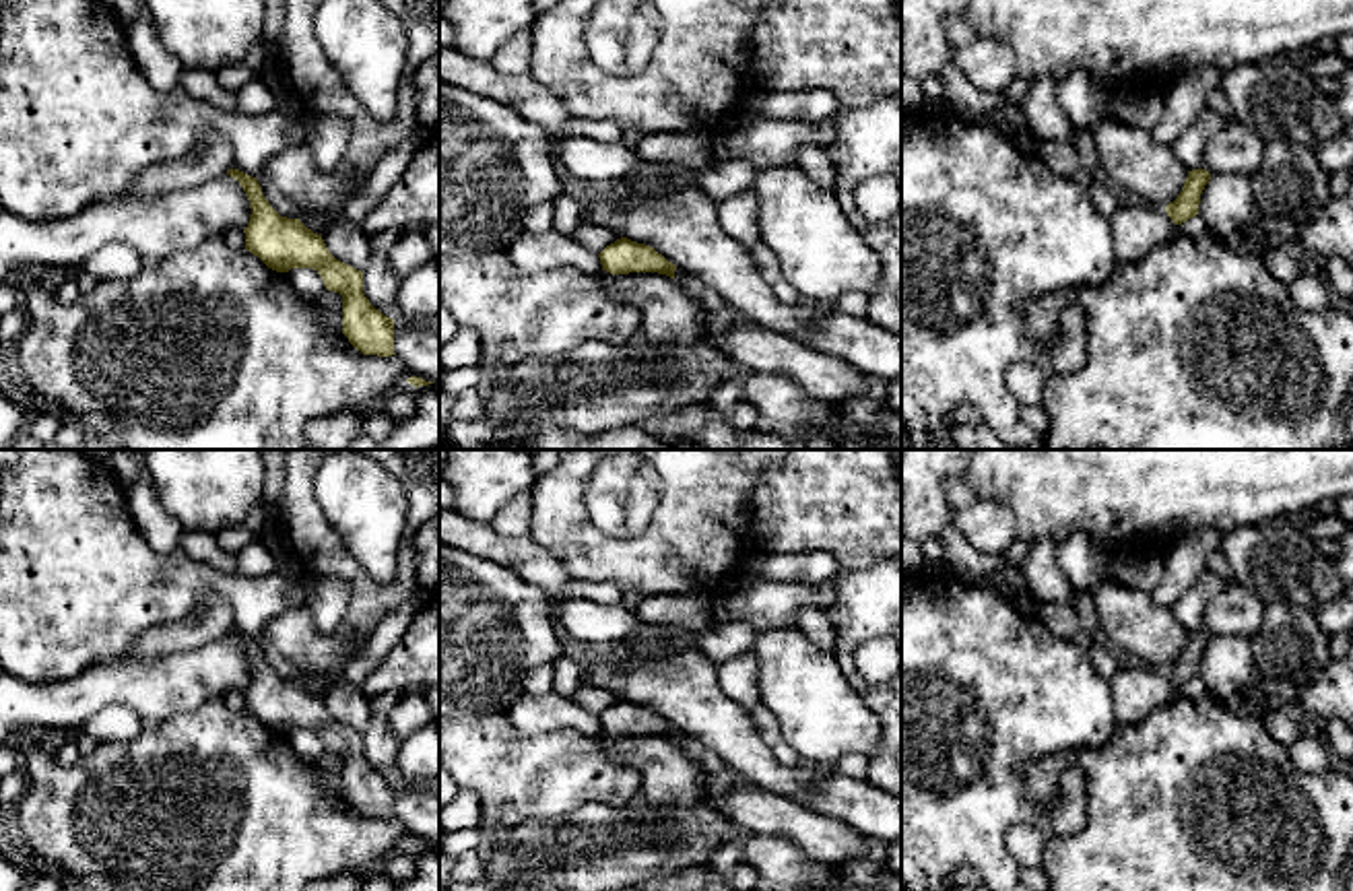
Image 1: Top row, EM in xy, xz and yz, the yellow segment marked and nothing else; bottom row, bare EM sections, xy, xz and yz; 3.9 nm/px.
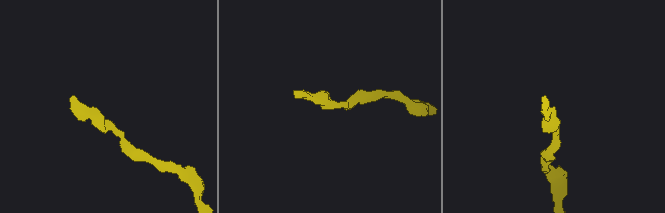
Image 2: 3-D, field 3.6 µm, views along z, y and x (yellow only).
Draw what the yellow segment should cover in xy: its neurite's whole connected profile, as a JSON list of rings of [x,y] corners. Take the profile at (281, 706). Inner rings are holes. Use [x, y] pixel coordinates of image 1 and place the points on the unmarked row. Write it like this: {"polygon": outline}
{"polygon": [[[19,450],[16,462],[0,470],[0,670],[33,685],[72,679],[126,656],[140,633],[177,623],[202,596],[223,596],[233,610],[227,637],[239,644],[252,670],[245,712],[276,734],[314,730],[328,753],[342,757],[349,804],[363,817],[396,817],[394,782],[365,759],[363,734],[336,722],[299,681],[280,679],[256,641],[274,617],[305,606],[305,582],[280,571],[229,575],[182,549],[159,555],[136,528],[109,466],[76,450]]]}

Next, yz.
{"polygon": [[[1202,569],[1196,582],[1174,604],[1178,623],[1188,631],[1182,654],[1165,668],[1172,685],[1182,687],[1198,676],[1200,656],[1211,641],[1204,631],[1204,613],[1209,602],[1227,586],[1217,573]]]}

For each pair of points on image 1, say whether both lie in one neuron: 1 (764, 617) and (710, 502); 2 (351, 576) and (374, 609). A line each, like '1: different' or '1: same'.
1: different
2: same

